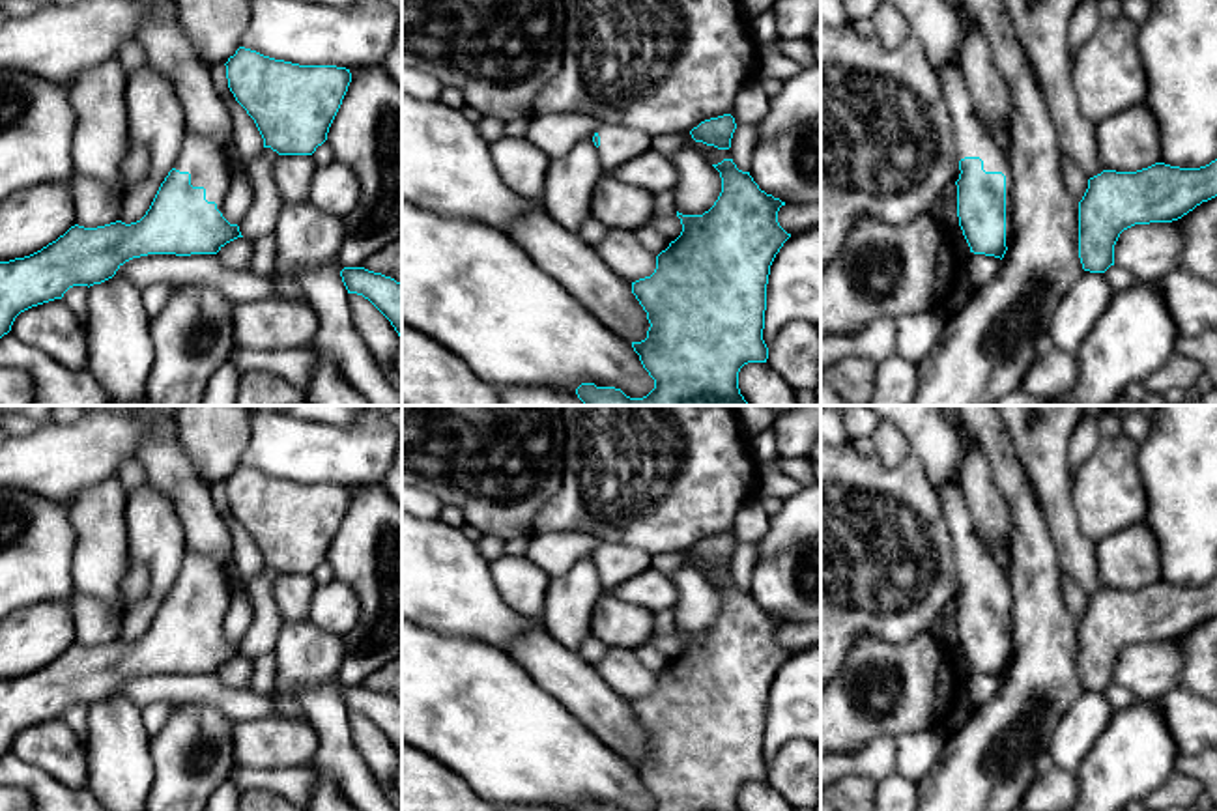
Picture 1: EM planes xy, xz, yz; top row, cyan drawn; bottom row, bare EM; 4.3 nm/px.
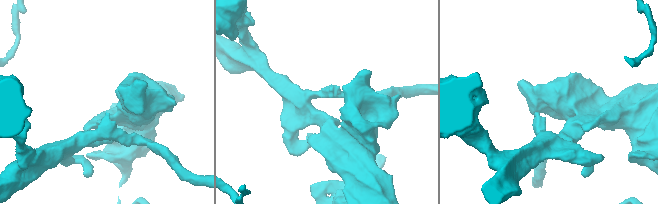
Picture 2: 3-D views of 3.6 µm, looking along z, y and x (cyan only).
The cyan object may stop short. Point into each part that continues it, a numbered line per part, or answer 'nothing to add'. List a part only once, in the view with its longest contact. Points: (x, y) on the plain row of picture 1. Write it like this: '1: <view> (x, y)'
1: yz (971, 557)

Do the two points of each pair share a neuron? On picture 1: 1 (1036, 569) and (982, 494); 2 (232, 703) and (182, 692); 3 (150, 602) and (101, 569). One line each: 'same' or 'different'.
1: different
2: same
3: different

